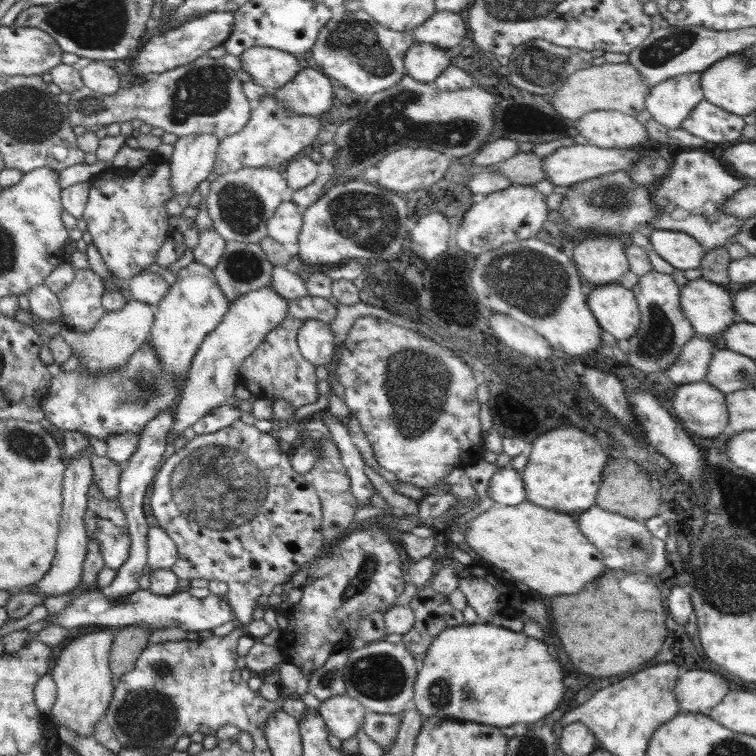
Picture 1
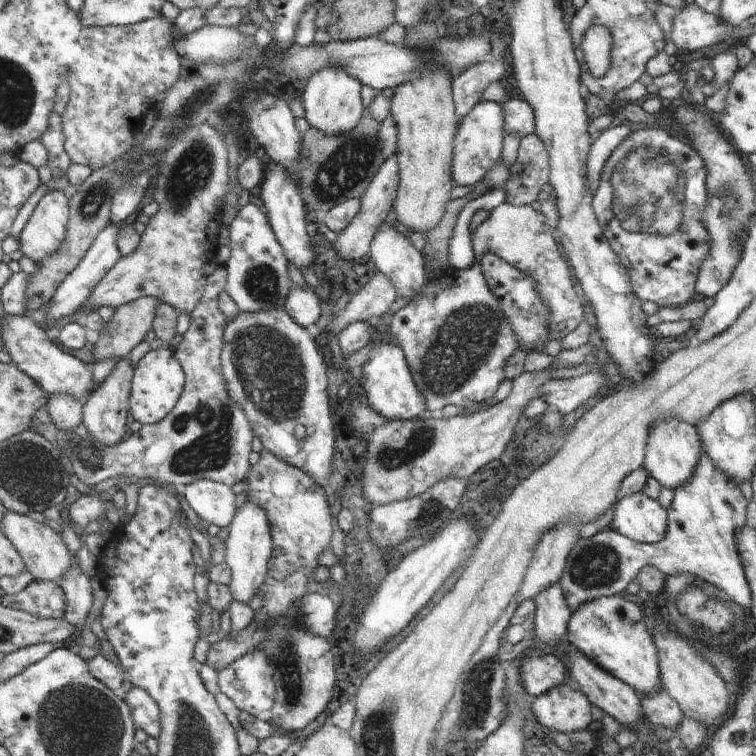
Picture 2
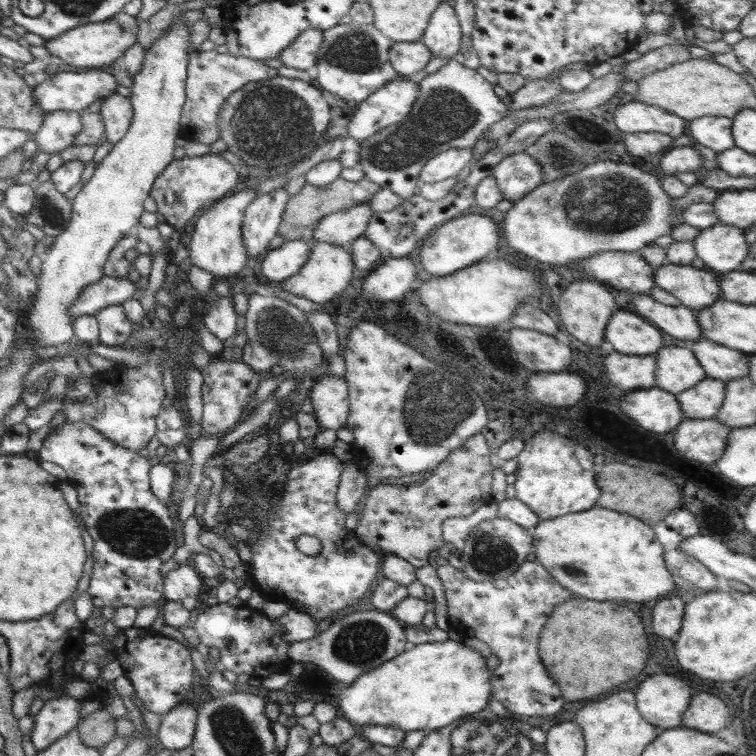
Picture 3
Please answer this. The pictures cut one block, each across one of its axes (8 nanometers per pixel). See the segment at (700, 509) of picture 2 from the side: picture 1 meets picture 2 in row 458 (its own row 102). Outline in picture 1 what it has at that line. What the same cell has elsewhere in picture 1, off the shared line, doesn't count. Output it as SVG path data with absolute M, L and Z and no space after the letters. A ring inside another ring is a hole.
M703 99L682 121L681 127L708 142L733 144L735 140L743 136L744 125L745 122L741 116Z

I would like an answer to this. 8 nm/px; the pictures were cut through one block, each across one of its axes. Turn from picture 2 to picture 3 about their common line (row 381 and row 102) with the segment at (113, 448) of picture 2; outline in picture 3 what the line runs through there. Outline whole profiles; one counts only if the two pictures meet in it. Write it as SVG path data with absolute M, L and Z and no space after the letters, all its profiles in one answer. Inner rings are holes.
M192 51L188 55L187 80L185 84L186 100L181 112L180 136L189 140L199 140L204 144L212 144L220 138L217 124L218 113L222 104L230 94L240 90L248 83L275 78L276 68L268 66L264 61L245 58L241 54L232 55L217 51Z

